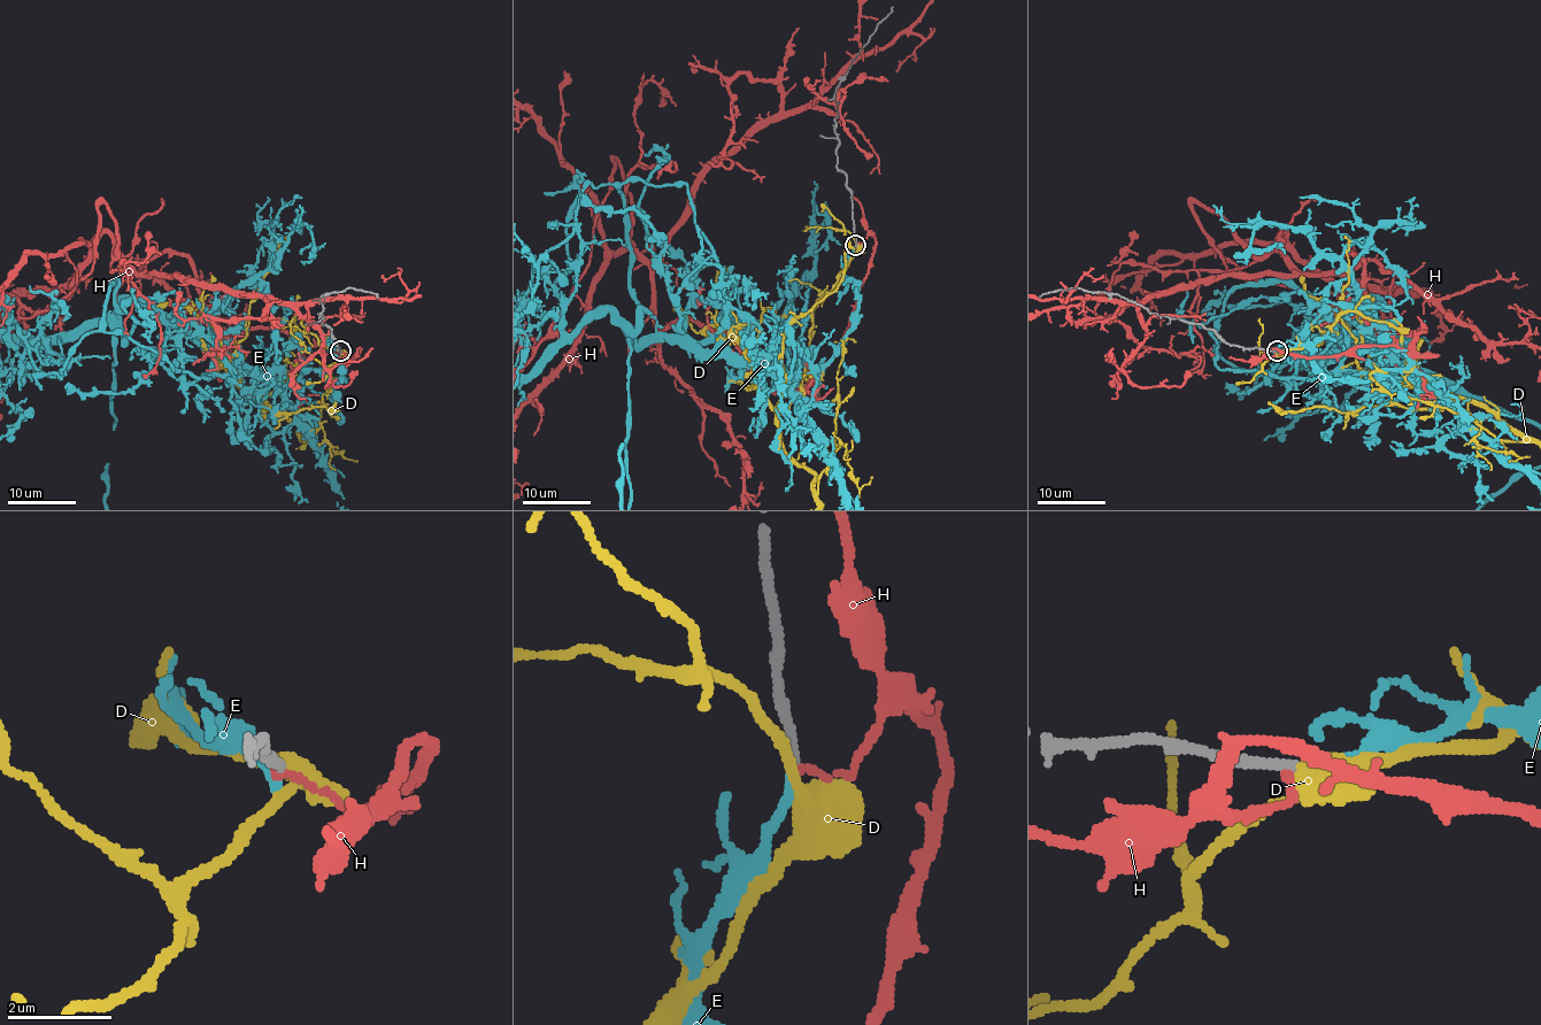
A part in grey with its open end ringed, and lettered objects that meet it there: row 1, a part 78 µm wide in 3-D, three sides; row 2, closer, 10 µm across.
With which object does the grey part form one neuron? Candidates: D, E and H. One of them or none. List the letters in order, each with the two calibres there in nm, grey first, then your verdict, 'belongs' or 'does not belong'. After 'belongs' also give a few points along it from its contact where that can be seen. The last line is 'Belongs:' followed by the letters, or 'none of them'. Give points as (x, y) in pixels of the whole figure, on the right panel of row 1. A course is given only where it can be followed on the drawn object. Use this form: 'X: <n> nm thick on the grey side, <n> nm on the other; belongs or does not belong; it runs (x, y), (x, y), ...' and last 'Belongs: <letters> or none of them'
D: 190 nm thick on the grey side, 360 nm on the other; does not belong
E: 190 nm thick on the grey side, 240 nm on the other; does not belong
H: 200 nm thick on the grey side, 130 nm on the other; does not belong
Belongs: none of them

